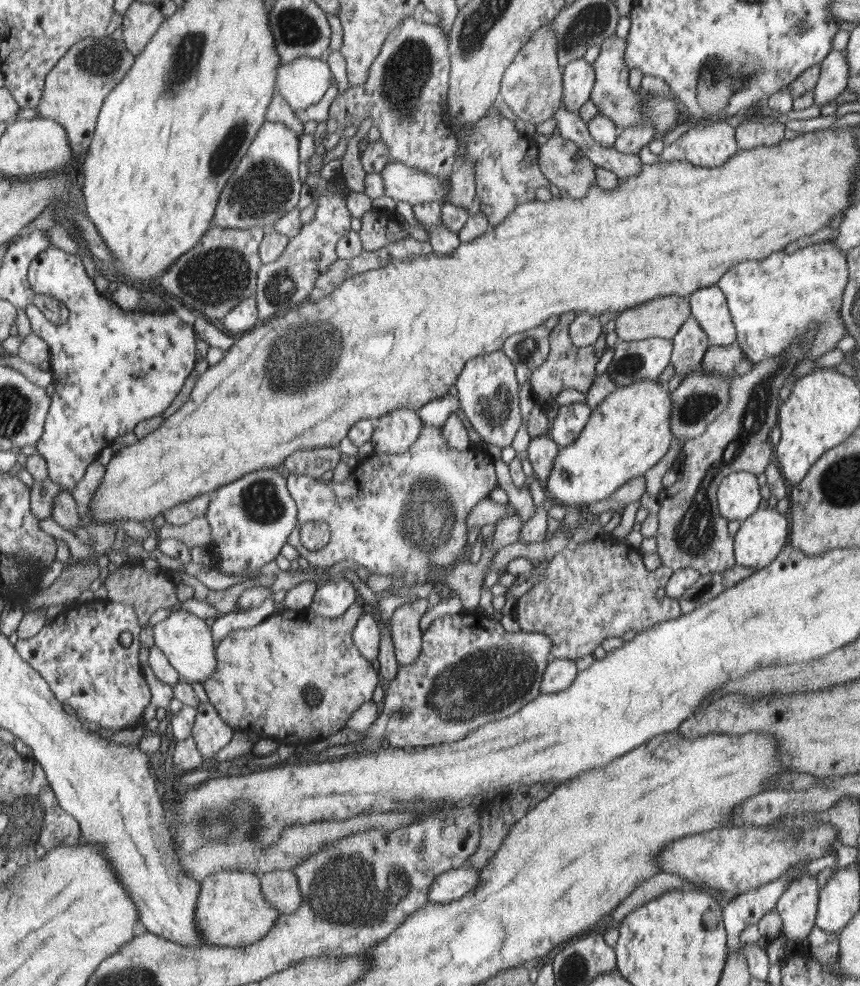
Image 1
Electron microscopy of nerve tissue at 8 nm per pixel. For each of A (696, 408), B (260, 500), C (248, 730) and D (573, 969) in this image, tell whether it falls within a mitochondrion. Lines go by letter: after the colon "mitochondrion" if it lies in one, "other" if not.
A: mitochondrion
B: mitochondrion
C: other
D: mitochondrion

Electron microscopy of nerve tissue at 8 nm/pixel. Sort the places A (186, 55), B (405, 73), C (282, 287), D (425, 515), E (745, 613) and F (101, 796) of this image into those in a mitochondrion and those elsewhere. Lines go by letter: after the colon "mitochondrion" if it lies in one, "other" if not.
A: mitochondrion
B: mitochondrion
C: mitochondrion
D: mitochondrion
E: other
F: other

